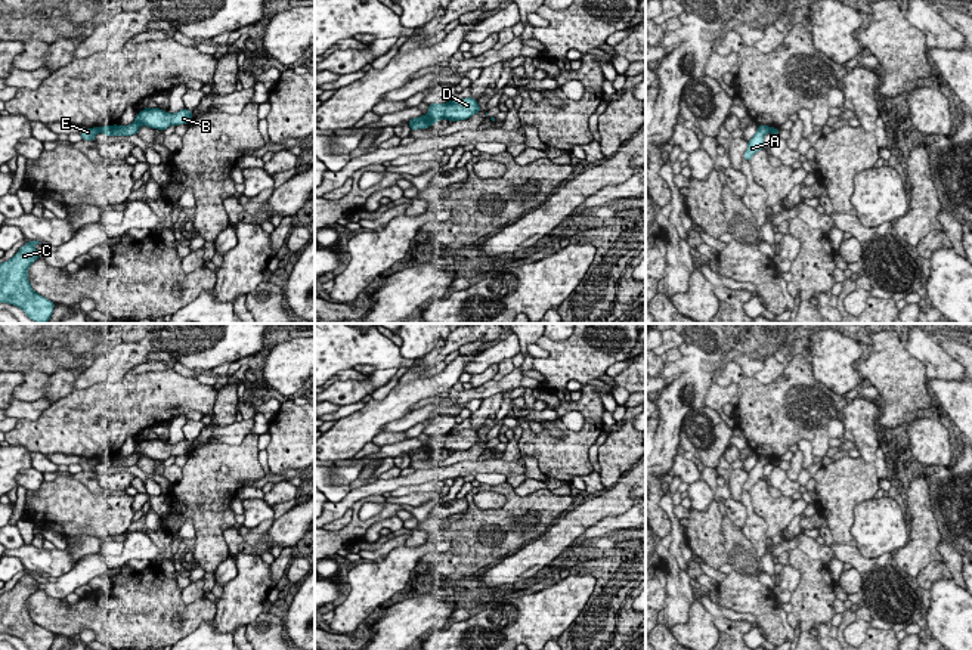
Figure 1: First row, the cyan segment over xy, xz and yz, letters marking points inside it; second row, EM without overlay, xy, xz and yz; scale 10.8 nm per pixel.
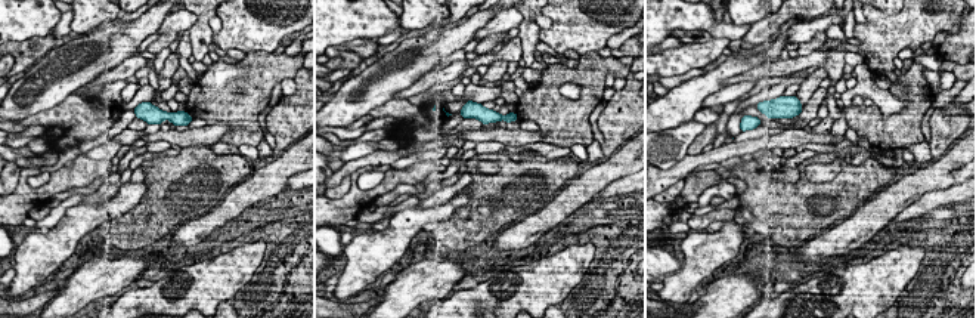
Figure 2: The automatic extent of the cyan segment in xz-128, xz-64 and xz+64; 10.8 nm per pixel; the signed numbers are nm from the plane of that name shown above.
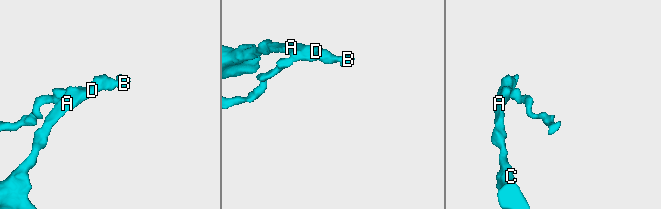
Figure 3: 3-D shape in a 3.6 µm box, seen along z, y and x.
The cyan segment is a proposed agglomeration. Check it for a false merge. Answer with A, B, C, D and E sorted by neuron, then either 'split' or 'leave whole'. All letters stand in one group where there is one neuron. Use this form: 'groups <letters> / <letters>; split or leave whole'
groups A B C D / E; split

